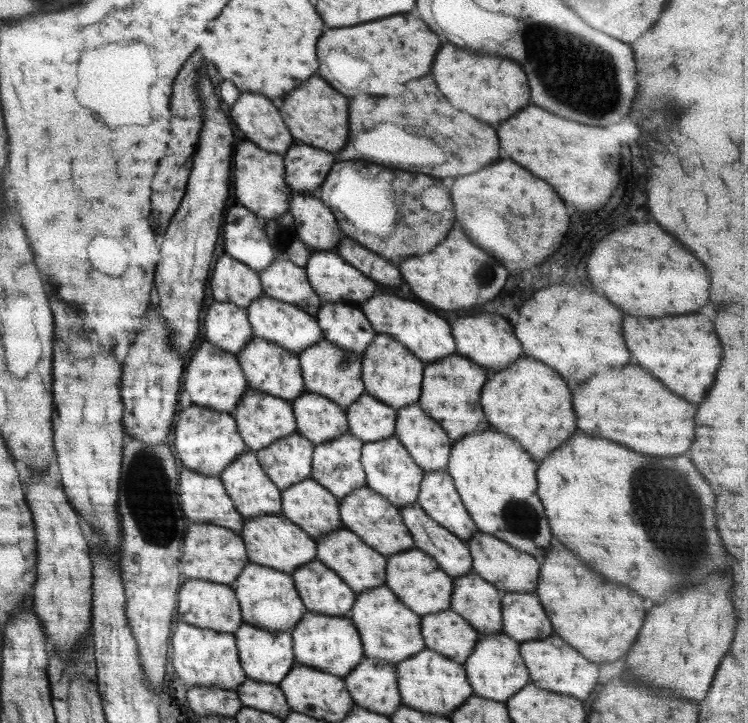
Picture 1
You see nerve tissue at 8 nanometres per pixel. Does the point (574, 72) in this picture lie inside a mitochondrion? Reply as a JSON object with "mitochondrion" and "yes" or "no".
{"mitochondrion":"yes"}

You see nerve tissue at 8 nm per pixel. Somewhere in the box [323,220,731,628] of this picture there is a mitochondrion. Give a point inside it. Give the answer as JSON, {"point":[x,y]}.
{"point":[649,484]}

